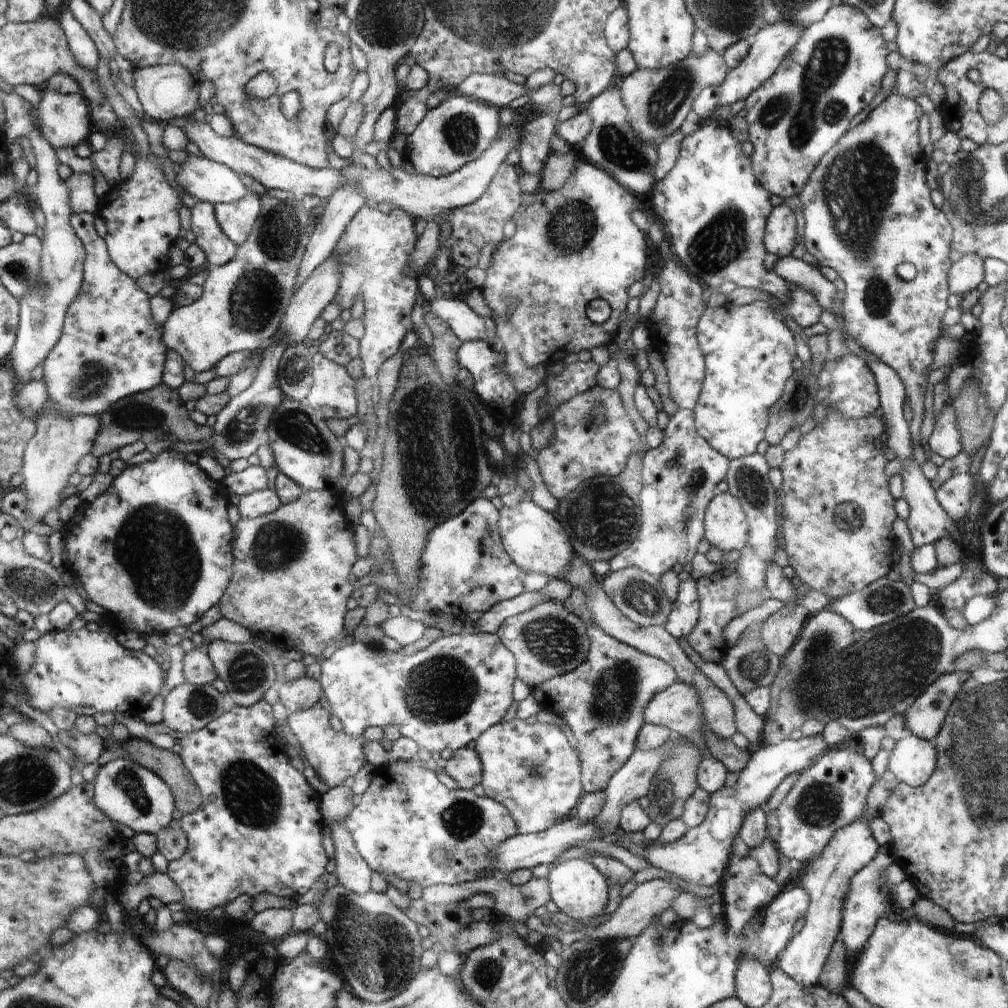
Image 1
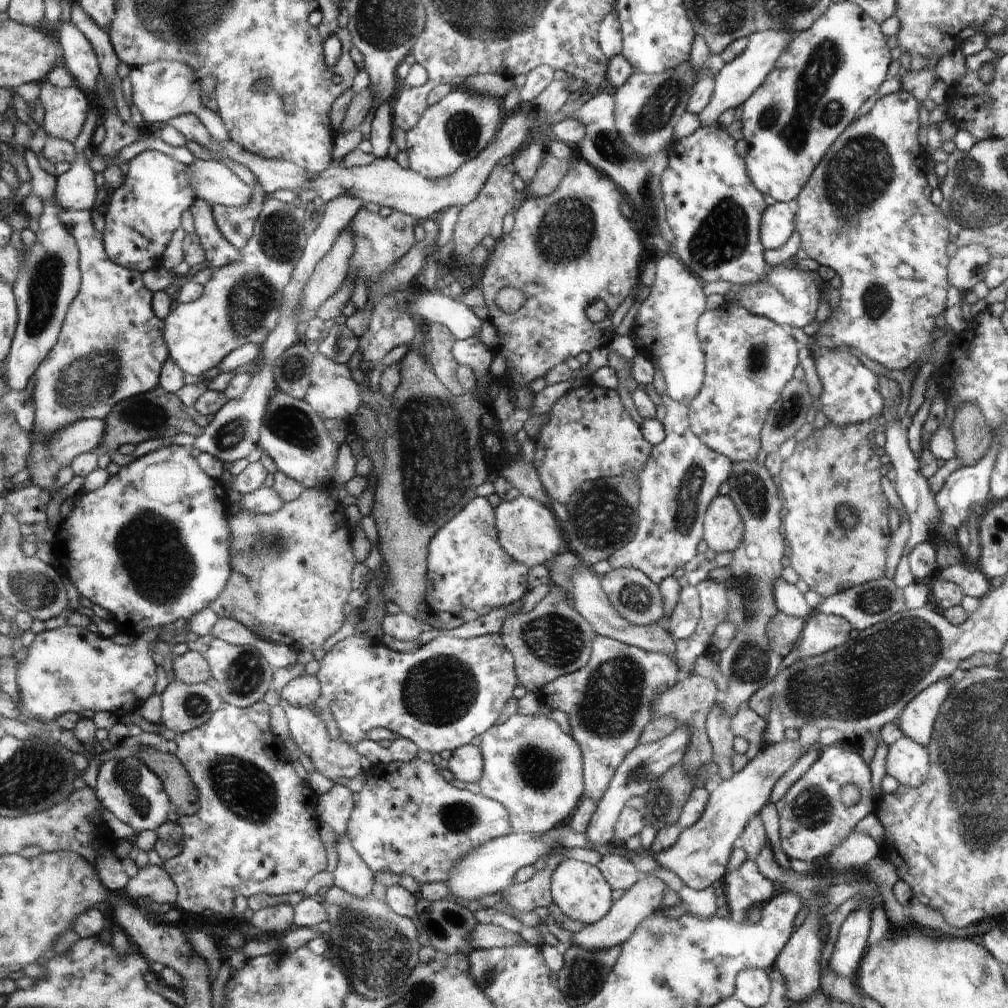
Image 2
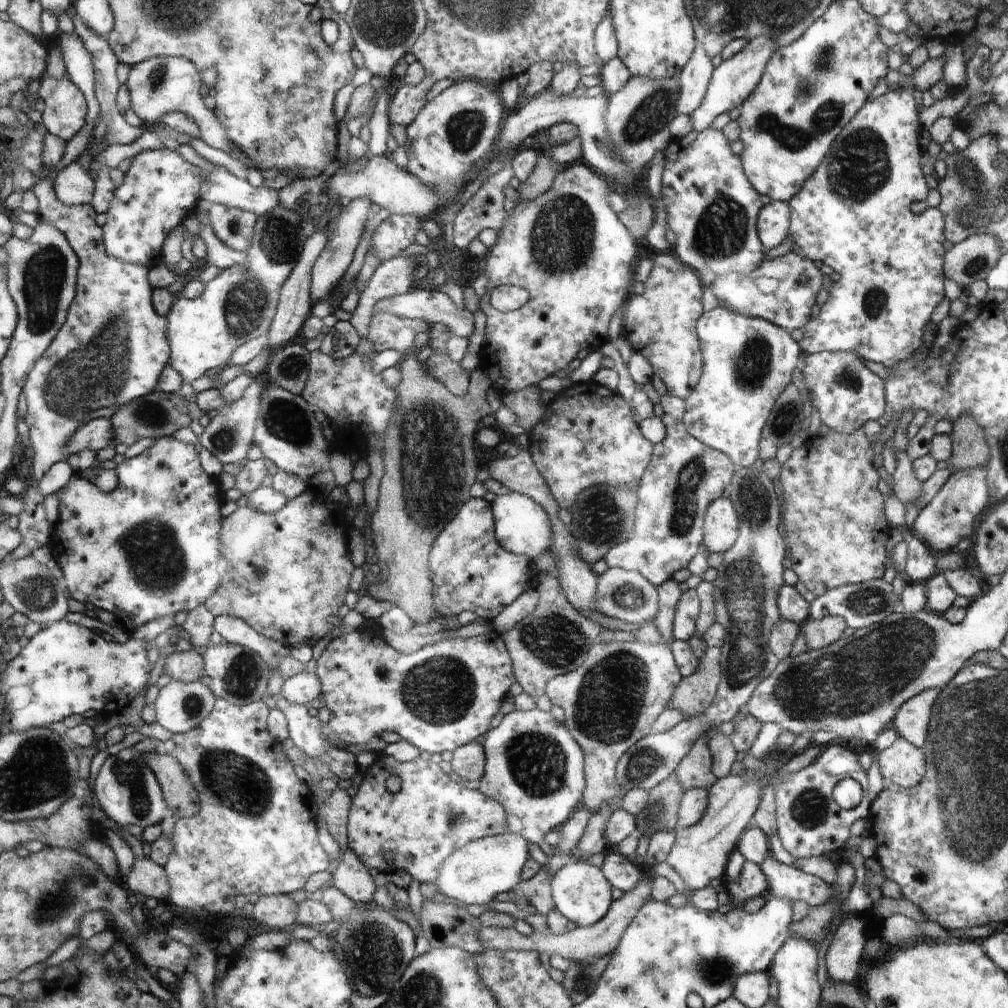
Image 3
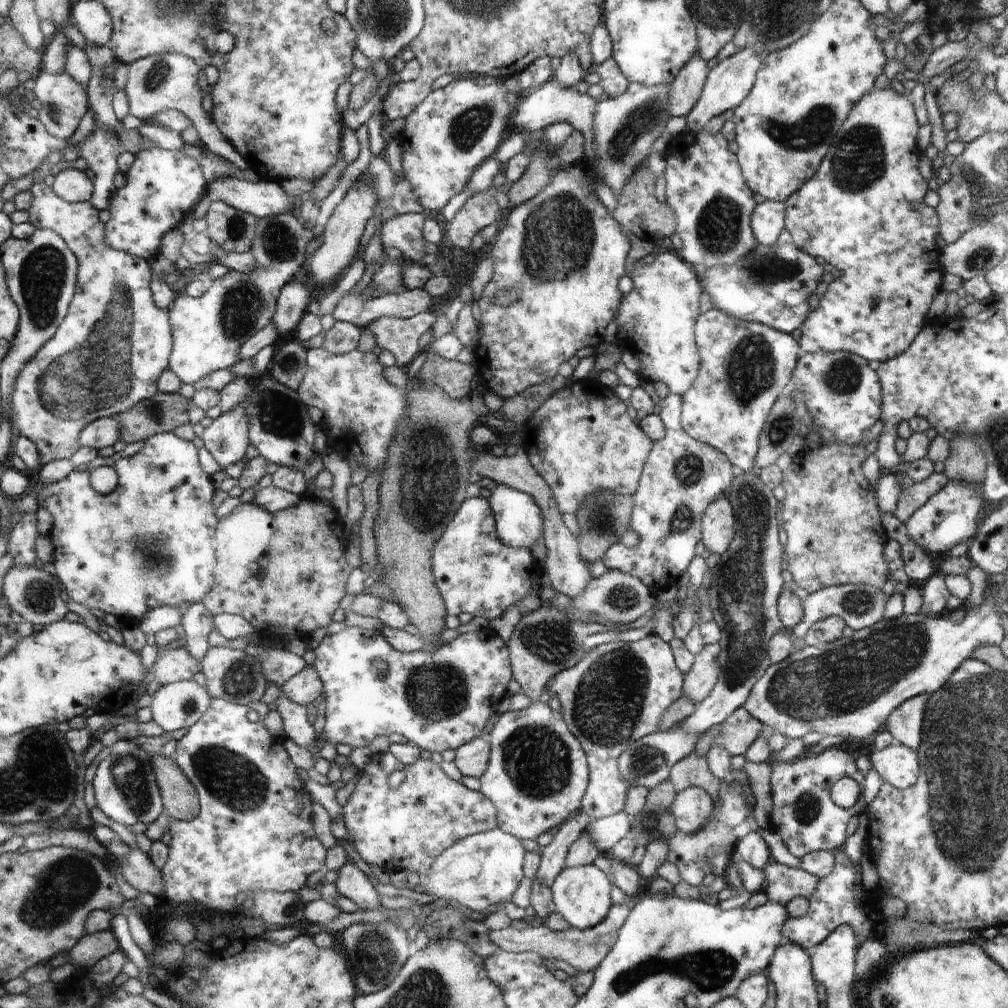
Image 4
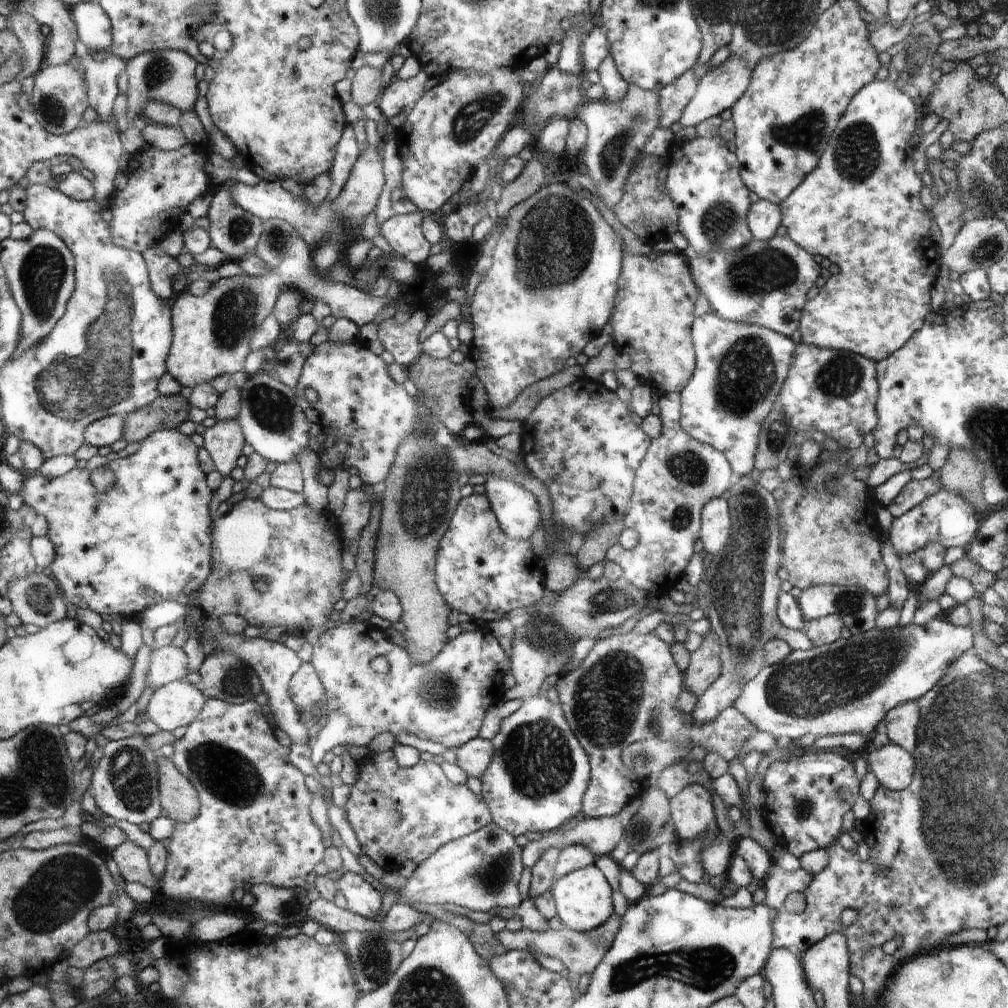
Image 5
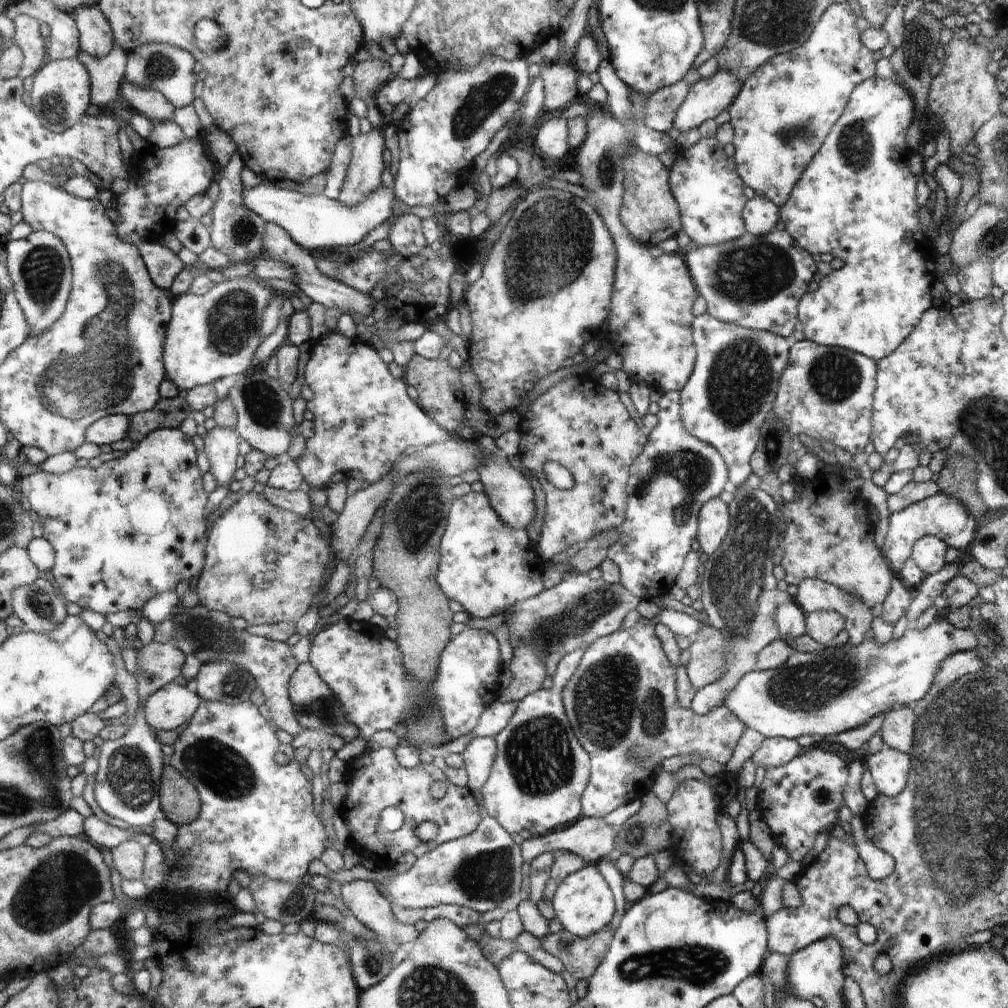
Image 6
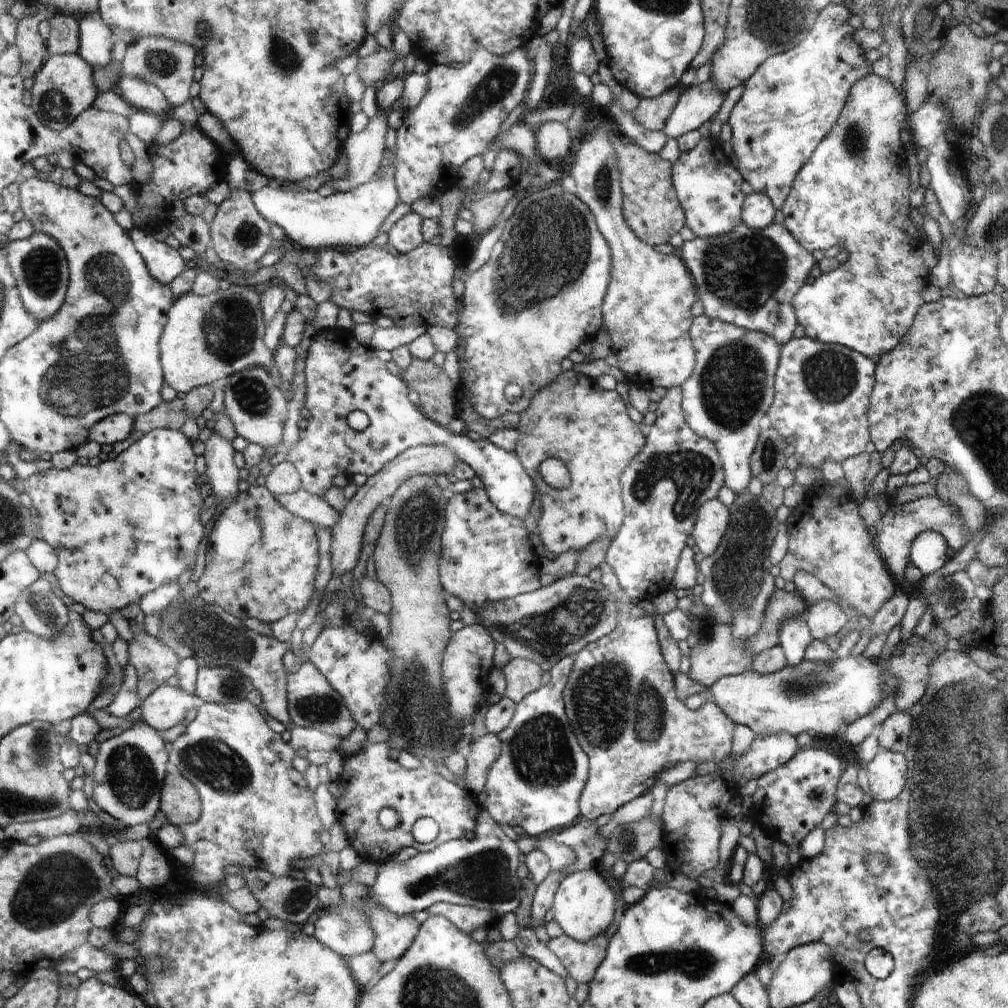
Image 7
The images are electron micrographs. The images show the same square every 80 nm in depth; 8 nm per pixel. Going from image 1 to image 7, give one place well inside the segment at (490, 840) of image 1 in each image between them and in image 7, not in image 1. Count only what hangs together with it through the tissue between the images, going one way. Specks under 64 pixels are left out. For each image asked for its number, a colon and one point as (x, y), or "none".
2: (408, 819)
3: (418, 828)
4: (429, 812)
5: (428, 810)
6: (375, 780)
7: (371, 780)

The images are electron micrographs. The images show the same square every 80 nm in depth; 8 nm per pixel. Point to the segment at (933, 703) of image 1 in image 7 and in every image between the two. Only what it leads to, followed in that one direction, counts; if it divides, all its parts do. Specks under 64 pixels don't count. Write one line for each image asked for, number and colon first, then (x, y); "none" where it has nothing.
2: (917, 720)
3: (912, 722)
4: (906, 722)
5: (901, 724)
6: (898, 730)
7: (893, 734)

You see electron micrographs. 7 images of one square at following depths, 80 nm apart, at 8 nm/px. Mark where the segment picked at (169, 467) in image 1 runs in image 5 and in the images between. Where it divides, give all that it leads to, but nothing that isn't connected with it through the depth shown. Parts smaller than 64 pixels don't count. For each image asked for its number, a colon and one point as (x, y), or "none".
2: (123, 545)
3: (149, 548)
4: (104, 555)
5: (147, 539)

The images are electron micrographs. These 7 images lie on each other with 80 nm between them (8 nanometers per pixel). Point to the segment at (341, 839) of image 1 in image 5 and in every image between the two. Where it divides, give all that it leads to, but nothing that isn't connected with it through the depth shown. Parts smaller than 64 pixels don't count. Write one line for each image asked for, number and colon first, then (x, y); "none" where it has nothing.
2: (351, 874)
3: (351, 876)
4: (354, 884)
5: (363, 899)

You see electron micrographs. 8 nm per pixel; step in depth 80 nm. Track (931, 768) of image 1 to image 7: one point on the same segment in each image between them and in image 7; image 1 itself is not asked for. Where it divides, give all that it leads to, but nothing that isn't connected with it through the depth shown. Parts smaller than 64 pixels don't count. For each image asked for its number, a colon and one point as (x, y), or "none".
2: (907, 761)
3: (905, 764)
4: (898, 765)
5: (893, 765)
6: (889, 768)
7: (887, 772)

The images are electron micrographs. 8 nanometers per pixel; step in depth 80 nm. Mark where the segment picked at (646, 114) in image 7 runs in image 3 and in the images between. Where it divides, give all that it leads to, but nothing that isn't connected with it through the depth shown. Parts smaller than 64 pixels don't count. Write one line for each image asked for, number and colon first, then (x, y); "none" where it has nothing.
3: (694, 79)
4: (686, 89)
5: (674, 97)
6: (660, 109)

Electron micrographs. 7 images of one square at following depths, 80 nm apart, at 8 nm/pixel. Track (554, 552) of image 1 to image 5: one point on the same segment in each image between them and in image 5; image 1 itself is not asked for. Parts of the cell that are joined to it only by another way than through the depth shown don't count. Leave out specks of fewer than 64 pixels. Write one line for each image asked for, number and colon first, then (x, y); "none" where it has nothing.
2: (529, 531)
3: (523, 526)
4: (519, 518)
5: (518, 510)

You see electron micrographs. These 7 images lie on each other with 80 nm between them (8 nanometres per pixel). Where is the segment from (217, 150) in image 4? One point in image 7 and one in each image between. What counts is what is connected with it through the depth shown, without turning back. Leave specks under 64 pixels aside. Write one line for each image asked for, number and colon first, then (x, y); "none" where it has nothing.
5: (171, 76)
6: (166, 68)
7: (170, 65)

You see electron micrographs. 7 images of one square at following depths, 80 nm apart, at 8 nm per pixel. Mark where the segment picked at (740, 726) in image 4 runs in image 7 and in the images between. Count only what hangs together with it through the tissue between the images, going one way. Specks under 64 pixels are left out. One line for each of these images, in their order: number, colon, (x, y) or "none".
5: (627, 689)
6: (624, 695)
7: (621, 700)

